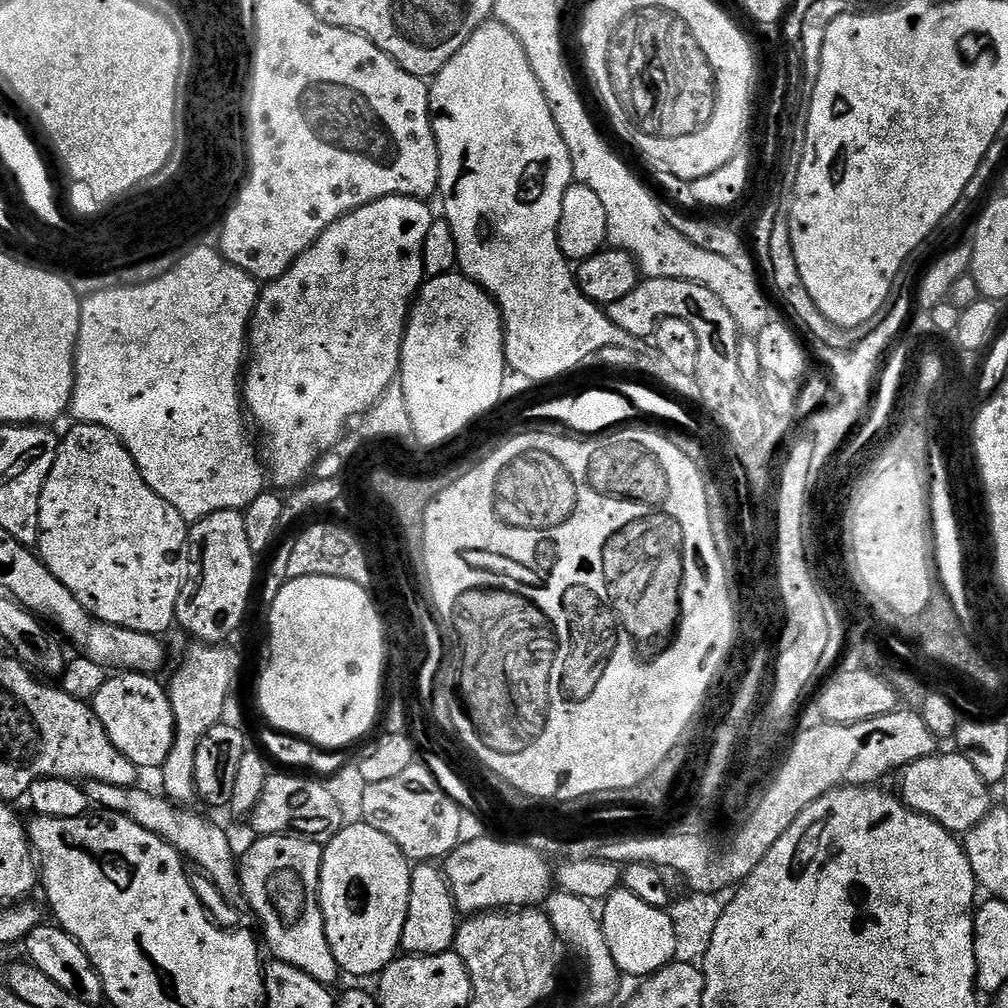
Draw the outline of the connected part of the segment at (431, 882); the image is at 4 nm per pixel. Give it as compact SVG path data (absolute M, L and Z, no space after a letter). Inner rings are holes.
M420 862L412 869L410 882L410 910L406 926L400 939L401 949L414 956L433 956L447 952L456 943L458 927L458 909L456 899L452 896L452 887L448 884L447 875L436 869L432 862Z

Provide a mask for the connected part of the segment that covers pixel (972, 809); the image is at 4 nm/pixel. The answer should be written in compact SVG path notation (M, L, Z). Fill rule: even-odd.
M951 751L924 756L921 760L915 760L901 768L898 773L900 779L898 795L907 808L913 808L918 814L938 822L947 832L967 834L992 811L993 789L982 778L982 774L974 770L974 762L961 756L959 751Z

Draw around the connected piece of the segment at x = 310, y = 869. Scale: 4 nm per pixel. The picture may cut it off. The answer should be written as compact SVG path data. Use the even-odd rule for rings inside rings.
M262 836L253 839L244 860L239 861L238 875L243 899L248 900L250 907L256 911L260 924L264 927L263 939L266 948L273 952L275 959L282 964L289 964L305 972L310 978L325 986L332 986L336 976L341 975L338 962L330 950L330 942L326 938L324 915L320 905L320 871L324 861L324 848L317 841L309 840L307 836Z

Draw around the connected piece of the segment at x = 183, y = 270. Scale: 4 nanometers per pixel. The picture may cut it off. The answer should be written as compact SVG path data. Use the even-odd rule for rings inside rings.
M199 251L191 256L187 263L182 264L179 271L160 280L158 284L125 292L107 292L103 296L96 295L95 300L88 301L86 308L80 308L80 333L76 339L76 385L72 391L71 415L76 415L75 419L79 423L97 424L114 433L121 444L128 448L142 478L146 478L146 486L150 486L154 494L170 502L170 506L174 506L174 510L178 510L178 514L182 514L182 518L187 520L189 525L194 525L202 518L222 510L241 511L266 490L266 468L258 455L257 445L255 448L248 437L250 424L246 419L242 399L242 373L246 367L248 352L248 326L252 323L252 315L261 291L261 285L250 274L246 274L242 269L236 271L234 267L229 267L210 251Z

